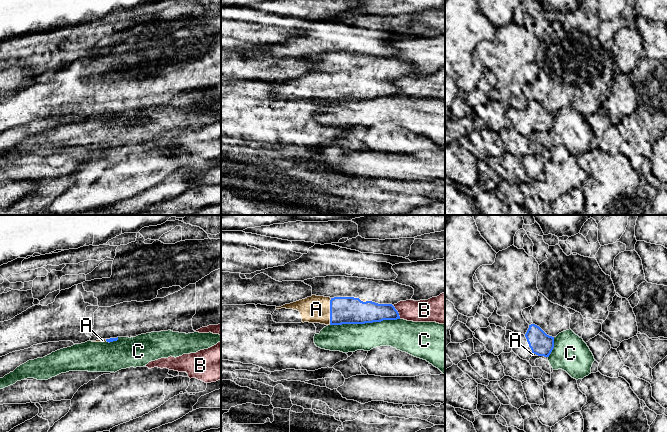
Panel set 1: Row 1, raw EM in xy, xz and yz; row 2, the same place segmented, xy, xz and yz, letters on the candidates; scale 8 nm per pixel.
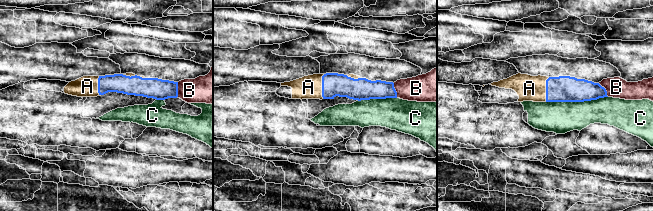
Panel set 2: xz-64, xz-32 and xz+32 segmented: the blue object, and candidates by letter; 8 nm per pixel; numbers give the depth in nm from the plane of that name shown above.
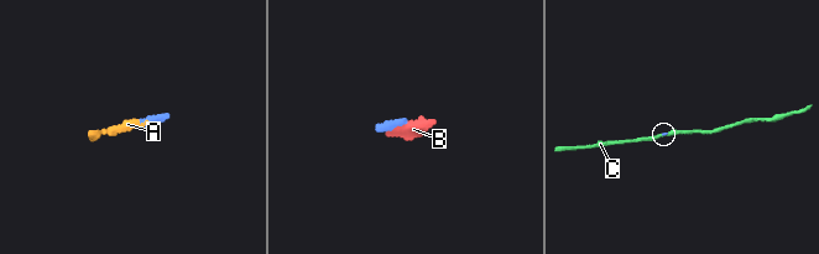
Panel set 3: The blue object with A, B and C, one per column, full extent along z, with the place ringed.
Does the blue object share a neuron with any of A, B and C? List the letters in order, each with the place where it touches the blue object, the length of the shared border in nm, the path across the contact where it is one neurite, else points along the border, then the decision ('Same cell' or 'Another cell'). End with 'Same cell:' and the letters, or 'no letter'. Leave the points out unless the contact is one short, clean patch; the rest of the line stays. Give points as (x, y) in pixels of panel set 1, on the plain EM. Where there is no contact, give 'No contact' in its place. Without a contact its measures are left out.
A: Touches blue at xz (330, 87). Shared border 220 nm. Same cell
B: Touches blue at xz (397, 88). Shared border 130 nm. Another cell
C: Touches blue at xz (364, 99). Shared border 550 nm. Another cell
Same cell: A

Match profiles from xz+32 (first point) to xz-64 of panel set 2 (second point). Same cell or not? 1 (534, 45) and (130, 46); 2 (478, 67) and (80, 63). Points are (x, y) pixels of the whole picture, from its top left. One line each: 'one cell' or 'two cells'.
1: one cell
2: one cell

